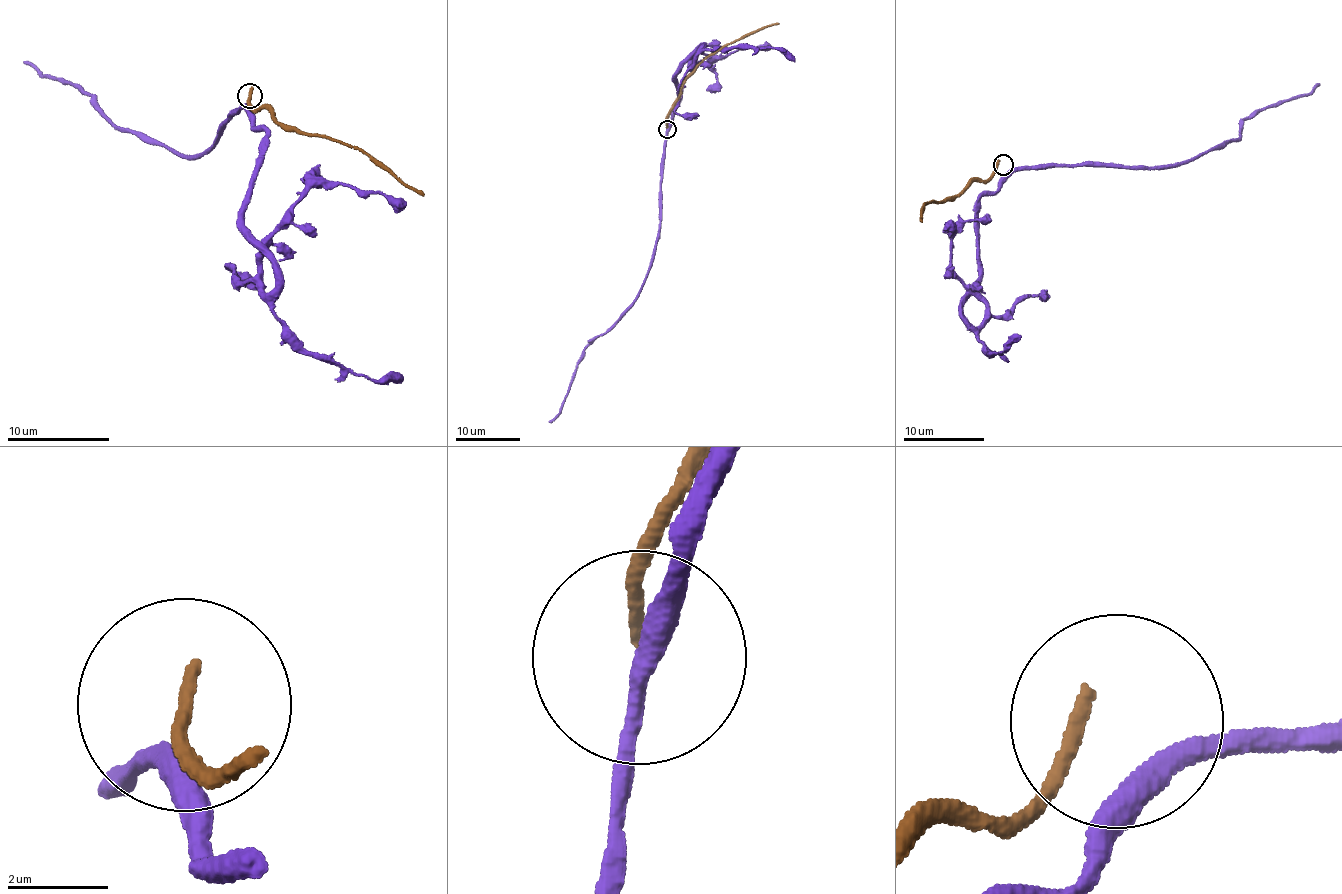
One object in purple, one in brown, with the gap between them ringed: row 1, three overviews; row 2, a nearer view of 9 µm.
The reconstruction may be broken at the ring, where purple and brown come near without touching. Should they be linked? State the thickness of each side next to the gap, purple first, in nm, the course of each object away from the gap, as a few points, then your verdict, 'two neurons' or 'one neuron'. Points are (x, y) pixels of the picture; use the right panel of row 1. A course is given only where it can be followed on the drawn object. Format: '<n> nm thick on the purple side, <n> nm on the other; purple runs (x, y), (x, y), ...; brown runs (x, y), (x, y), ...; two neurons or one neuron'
400 nm thick on the purple side, 260 nm on the other; purple runs (1008, 170), (1052, 166), (1179, 165), (1239, 137), (1242, 122), (1267, 107), (1309, 93), (1319, 84); brown runs (1000, 161), (988, 178), (971, 182), (960, 192), (924, 202), (923, 222); two neurons

